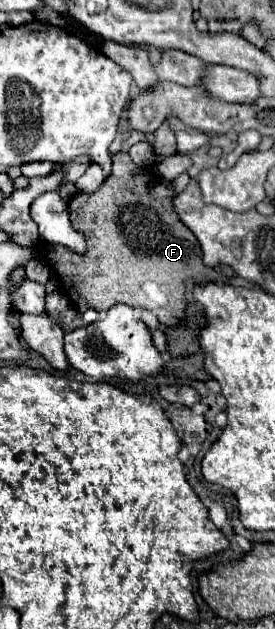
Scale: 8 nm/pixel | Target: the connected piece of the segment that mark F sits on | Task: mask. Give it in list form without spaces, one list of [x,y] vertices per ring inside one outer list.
[[[120,150],[112,156],[112,174],[104,180],[104,184],[92,192],[82,194],[78,192],[70,200],[70,220],[72,226],[84,232],[88,250],[86,254],[66,254],[66,248],[46,244],[42,248],[42,258],[48,266],[58,274],[62,290],[72,300],[78,312],[86,312],[88,308],[94,310],[108,310],[114,304],[126,304],[132,308],[146,308],[152,312],[172,312],[172,310],[186,310],[186,290],[192,284],[202,280],[216,282],[218,272],[208,268],[202,262],[202,248],[196,236],[180,222],[178,214],[172,208],[172,200],[154,200],[148,196],[148,182],[154,182],[152,176],[146,174],[132,174],[136,170],[134,162],[130,160],[128,152]]]

